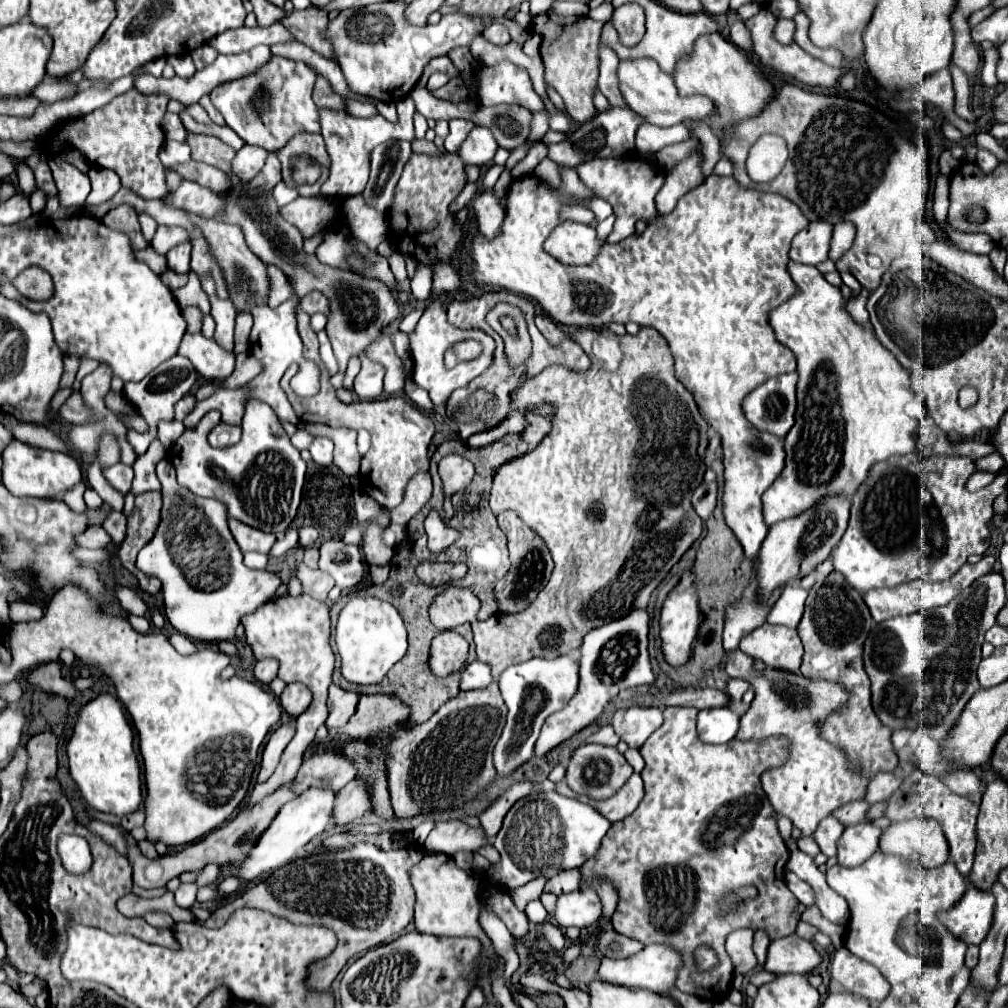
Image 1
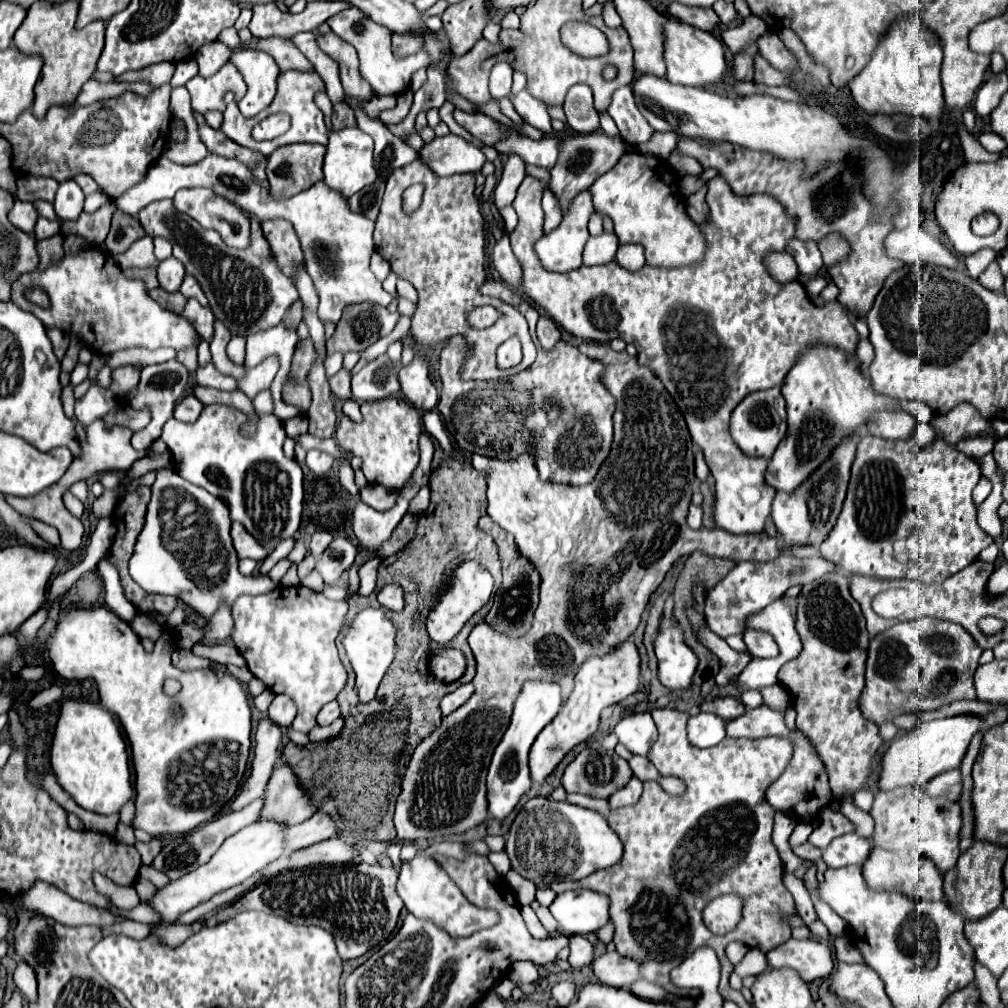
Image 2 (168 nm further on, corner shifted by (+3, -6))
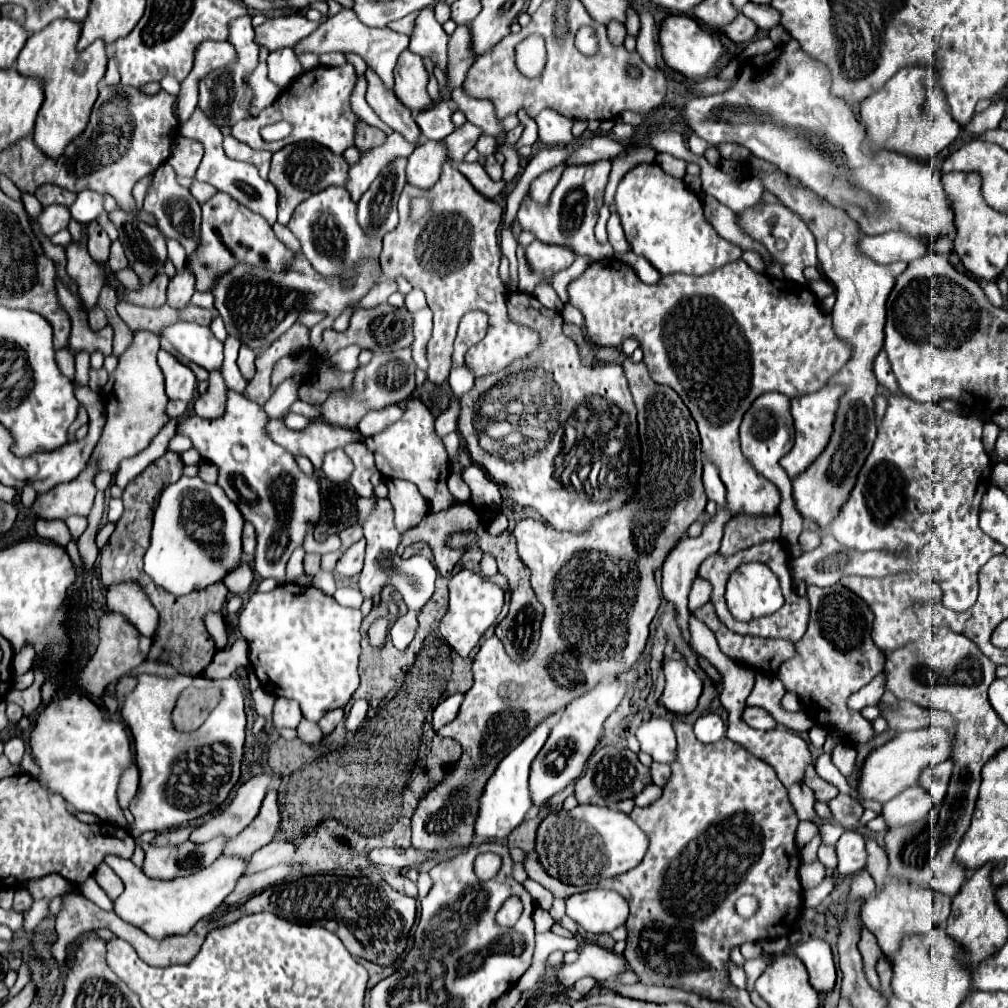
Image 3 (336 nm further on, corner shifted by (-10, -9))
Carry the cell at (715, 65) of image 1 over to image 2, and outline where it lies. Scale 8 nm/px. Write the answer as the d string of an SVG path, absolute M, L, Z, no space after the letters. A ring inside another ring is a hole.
M676 19L668 21L666 29L666 79L674 85L684 85L684 87L706 87L706 89L716 89L724 85L726 77L726 59L724 59L724 45L722 41L706 31L700 31L692 25L680 23ZM720 57L720 59L718 59Z

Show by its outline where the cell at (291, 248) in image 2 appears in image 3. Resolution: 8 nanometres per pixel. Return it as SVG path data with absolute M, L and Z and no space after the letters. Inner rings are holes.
M295 142L273 154L269 182L279 192L279 218L277 222L287 226L293 210L315 192L321 192L329 186L345 186L349 180L349 164L343 156L333 154L329 148L317 142Z

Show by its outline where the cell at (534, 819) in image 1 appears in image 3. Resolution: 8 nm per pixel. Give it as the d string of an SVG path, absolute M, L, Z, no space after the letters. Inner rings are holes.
M577 806L569 812L549 814L537 830L537 854L539 862L553 878L565 884L585 886L591 882L613 878L635 868L647 854L649 838L633 824L633 820L617 808L609 806Z

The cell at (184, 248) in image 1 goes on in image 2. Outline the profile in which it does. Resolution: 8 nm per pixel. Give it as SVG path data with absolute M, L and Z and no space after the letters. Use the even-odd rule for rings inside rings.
M168 257L168 259L160 261L160 265L158 265L158 281L170 293L180 289L184 275L186 275L186 269L176 257Z

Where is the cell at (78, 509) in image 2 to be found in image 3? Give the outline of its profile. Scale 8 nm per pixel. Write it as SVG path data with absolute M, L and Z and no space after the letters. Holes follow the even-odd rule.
M87 466L77 478L73 478L71 482L65 484L57 484L57 488L45 492L45 494L37 494L35 502L33 502L33 512L37 514L37 518L45 518L45 520L65 520L71 514L77 516L87 516L91 506L93 506L93 498L95 498L95 476L97 476L97 468L95 466Z

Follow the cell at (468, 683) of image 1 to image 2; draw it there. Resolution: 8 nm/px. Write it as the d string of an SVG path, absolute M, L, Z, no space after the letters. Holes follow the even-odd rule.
M464 683L464 685L460 685L456 691L448 693L448 695L442 699L442 703L440 703L442 715L448 715L448 713L452 713L454 709L458 709L460 705L464 705L464 703L472 697L472 693L474 693L474 683Z

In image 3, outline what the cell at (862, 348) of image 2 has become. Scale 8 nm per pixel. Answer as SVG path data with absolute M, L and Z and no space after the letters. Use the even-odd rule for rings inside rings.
M887 392L887 398L889 398L889 406L887 406L887 412L879 424L879 432L877 432L877 438L875 438L875 444L873 444L873 450L871 454L867 456L863 468L859 470L857 474L857 482L855 482L855 488L851 490L847 502L841 506L839 514L833 518L833 522L829 524L829 532L841 540L841 544L849 546L849 548L857 548L861 552L867 552L867 550L889 550L889 552L895 552L895 554L901 554L901 556L911 556L919 566L917 570L927 570L943 588L945 596L943 596L943 602L945 606L957 610L957 612L963 612L963 610L969 610L975 600L977 600L977 572L979 568L995 554L1001 554L1005 548L1001 544L997 544L997 540L989 538L981 528L979 528L979 504L981 504L981 498L983 494L987 492L989 484L991 484L991 458L989 454L985 452L983 448L983 420L981 418L975 418L975 416L959 416L955 412L947 412L943 410L941 406L933 406L933 404L921 404L921 402L915 402L915 400L905 400L905 398L899 398L899 396L893 396Z

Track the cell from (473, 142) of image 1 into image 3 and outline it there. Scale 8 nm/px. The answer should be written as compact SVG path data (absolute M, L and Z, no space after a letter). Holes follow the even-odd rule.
M425 140L409 156L409 162L407 162L407 168L405 168L407 184L421 188L421 190L431 188L437 182L437 176L441 174L443 162L447 162L445 144Z

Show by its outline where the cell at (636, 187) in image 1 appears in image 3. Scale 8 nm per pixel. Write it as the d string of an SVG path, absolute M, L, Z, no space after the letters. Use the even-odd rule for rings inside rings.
M639 164L631 168L619 182L615 208L621 216L625 236L637 256L643 256L661 274L709 274L727 262L739 260L743 250L721 238L705 220L697 194L685 188L685 182L661 170L659 164Z

